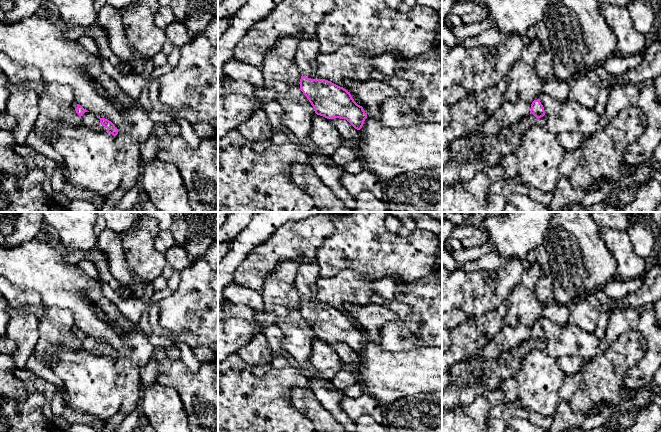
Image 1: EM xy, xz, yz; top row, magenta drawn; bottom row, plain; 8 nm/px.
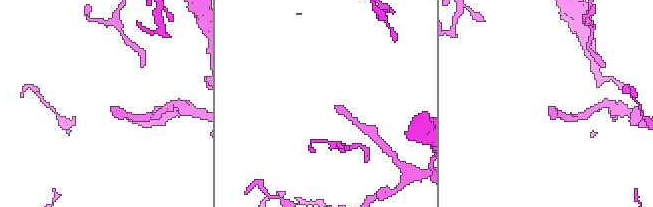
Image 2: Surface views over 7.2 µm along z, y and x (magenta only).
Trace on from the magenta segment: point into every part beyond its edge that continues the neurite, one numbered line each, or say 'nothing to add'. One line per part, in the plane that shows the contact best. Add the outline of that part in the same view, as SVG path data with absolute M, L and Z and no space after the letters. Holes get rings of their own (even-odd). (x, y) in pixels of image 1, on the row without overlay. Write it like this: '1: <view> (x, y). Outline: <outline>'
1: xz (306, 278). Outline: M316 262L300 264L294 284L302 300L317 302L317 280L320 278L320 268Z

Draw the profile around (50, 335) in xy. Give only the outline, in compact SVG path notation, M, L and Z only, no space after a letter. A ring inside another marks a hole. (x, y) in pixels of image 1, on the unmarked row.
M44 307L39 325L40 337L33 352L35 358L48 367L46 351L49 347L64 345L81 349L81 342L73 332L74 326L74 316L69 309Z

